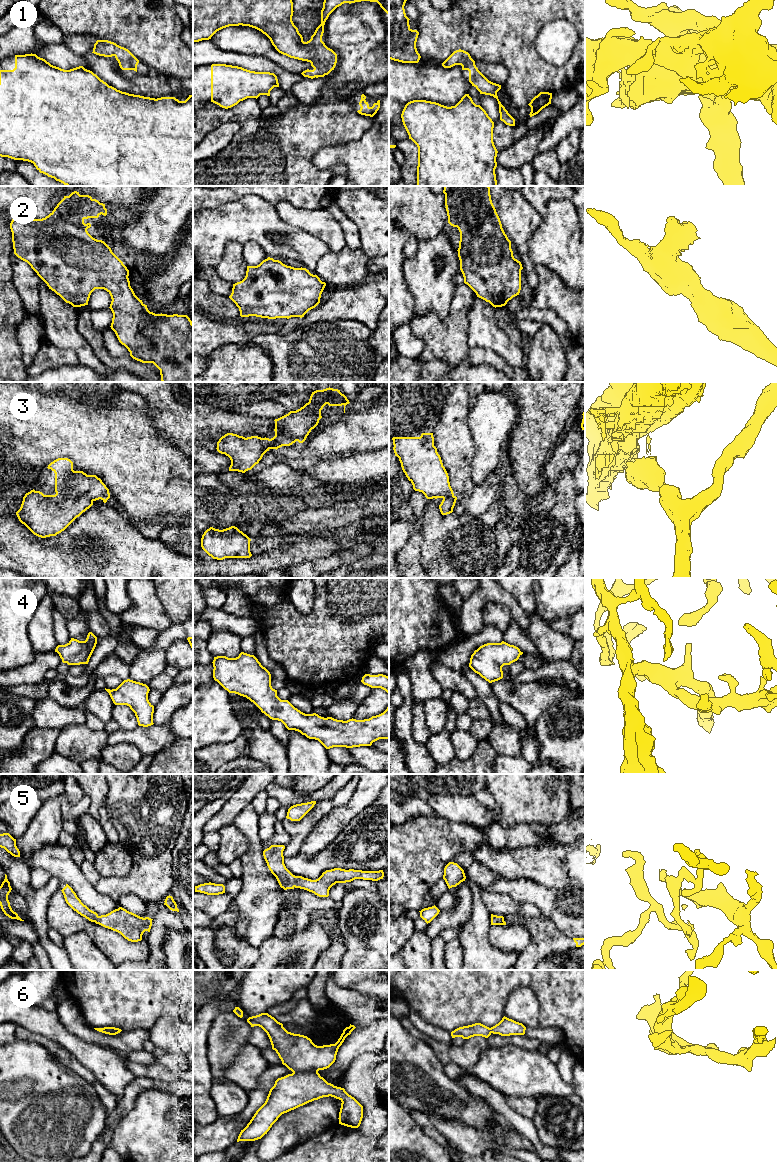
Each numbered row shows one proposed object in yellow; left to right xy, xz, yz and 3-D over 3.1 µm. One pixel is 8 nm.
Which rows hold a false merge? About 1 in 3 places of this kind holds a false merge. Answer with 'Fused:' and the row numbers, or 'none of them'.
Fused: 6

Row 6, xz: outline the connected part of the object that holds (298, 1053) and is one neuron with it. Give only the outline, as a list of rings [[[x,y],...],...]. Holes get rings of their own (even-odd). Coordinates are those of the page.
[[[268,1013],[249,1017],[247,1022],[251,1027],[259,1026],[267,1033],[272,1049],[293,1073],[318,1072],[329,1068],[335,1062],[345,1038],[356,1028],[350,1024],[335,1044],[317,1046],[307,1036],[288,1032],[282,1023]]]

